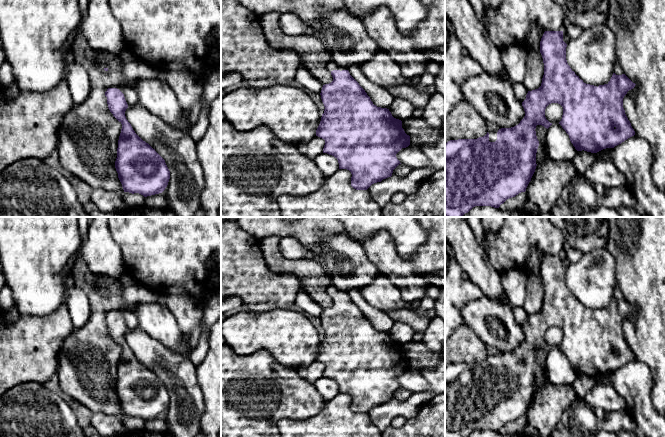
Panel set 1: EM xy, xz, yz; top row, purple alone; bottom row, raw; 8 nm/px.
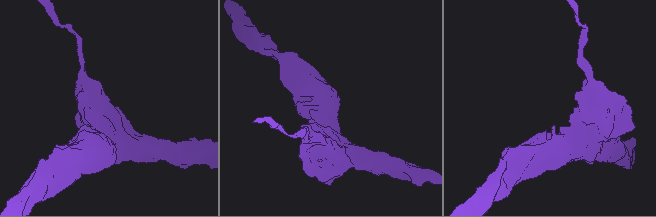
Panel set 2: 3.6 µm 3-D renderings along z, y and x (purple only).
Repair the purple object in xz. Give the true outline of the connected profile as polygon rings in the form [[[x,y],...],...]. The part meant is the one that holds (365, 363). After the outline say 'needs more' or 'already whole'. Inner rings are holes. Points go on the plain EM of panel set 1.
[[[331,288],[328,294],[333,305],[323,309],[320,317],[325,333],[316,360],[325,364],[323,377],[334,380],[338,384],[339,393],[347,393],[351,396],[351,410],[356,414],[367,414],[372,408],[392,400],[393,394],[401,388],[396,378],[410,369],[410,360],[402,352],[402,345],[394,342],[389,333],[373,328],[365,314],[346,292]]] | needs more

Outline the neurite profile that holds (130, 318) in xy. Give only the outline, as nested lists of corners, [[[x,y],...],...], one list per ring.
[[[121,310],[119,312],[124,318],[125,324],[129,330],[134,330],[139,327],[137,317],[134,313],[127,310]]]

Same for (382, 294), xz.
[[[384,274],[377,275],[373,282],[360,289],[365,301],[372,307],[383,312],[410,308],[397,286]]]

